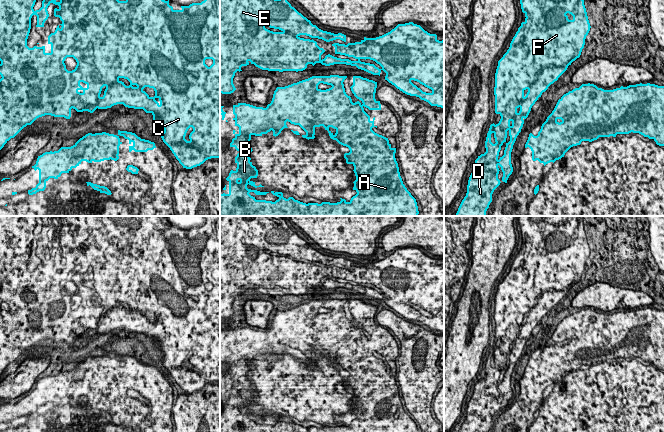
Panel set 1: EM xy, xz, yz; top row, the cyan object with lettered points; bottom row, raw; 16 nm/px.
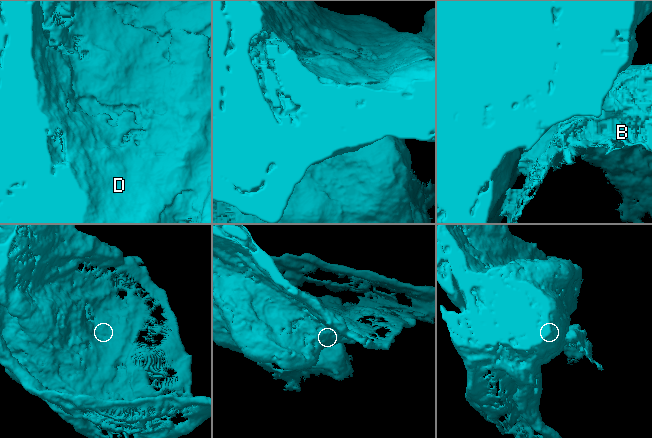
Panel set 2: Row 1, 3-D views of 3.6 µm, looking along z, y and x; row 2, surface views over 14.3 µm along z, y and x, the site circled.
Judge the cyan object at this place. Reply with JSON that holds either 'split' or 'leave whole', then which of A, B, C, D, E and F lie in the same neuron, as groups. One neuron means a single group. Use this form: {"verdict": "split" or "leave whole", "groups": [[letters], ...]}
{"verdict": "split", "groups": [["A", "B"], ["C", "D", "E", "F"]]}

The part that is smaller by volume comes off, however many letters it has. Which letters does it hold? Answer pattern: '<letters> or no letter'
A, B

